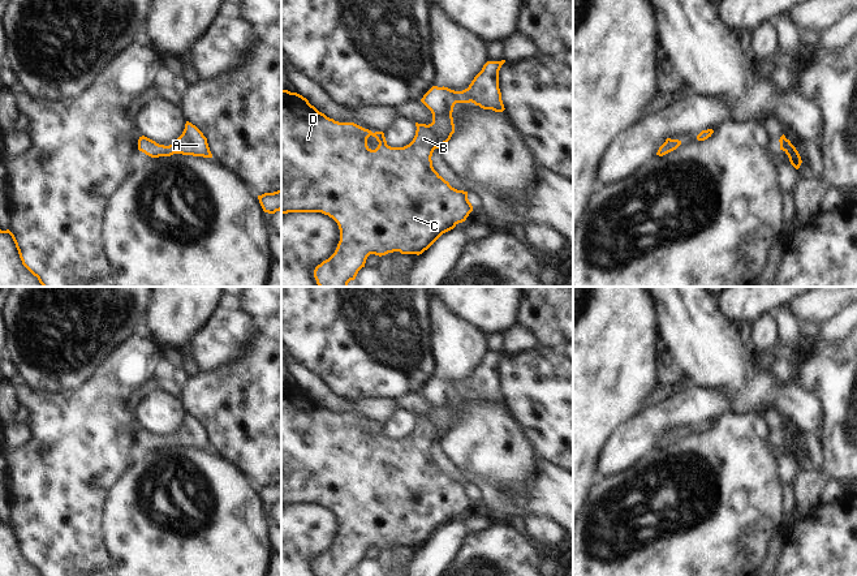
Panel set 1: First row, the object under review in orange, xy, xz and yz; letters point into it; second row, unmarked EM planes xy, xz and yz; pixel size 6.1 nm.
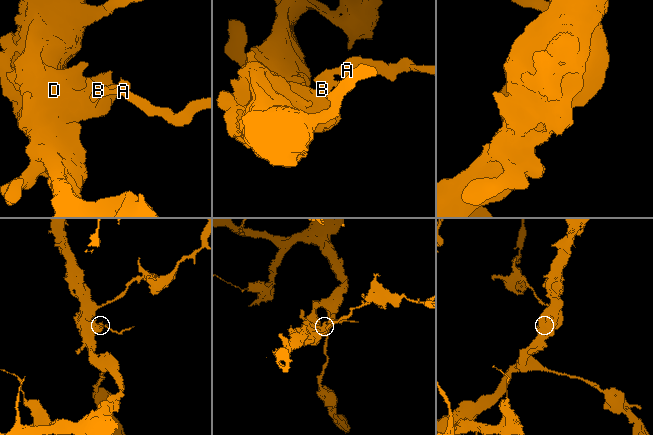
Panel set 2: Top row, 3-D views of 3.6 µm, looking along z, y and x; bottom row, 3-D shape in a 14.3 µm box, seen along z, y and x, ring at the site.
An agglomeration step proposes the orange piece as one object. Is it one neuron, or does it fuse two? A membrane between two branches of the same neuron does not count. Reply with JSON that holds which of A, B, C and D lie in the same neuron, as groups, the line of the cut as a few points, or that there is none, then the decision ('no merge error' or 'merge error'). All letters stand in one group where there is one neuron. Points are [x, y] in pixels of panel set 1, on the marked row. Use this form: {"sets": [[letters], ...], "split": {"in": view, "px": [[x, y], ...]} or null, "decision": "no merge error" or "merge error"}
{"sets": [["A", "B", "C", "D"]], "split": null, "decision": "no merge error"}

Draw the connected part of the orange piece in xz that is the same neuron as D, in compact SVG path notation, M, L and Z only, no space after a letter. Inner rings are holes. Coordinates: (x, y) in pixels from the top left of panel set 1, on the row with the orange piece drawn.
M505 60L487 61L469 87L462 91L432 86L421 99L431 111L432 122L428 125L415 122L415 136L404 147L388 146L383 132L372 133L354 122L335 121L319 112L302 95L281 90L281 214L322 212L332 218L340 229L340 241L335 253L314 270L319 287L348 287L348 283L354 280L358 271L365 267L370 254L382 257L400 252L419 255L443 233L466 220L473 211L468 192L452 188L434 169L431 156L434 150L440 150L455 133L452 112L456 103L471 102L483 109L495 112L505 109L499 89L499 70L504 63ZM370 136L379 142L375 150L367 146Z

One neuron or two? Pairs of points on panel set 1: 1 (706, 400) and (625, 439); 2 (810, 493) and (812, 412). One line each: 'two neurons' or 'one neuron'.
1: one neuron
2: two neurons

